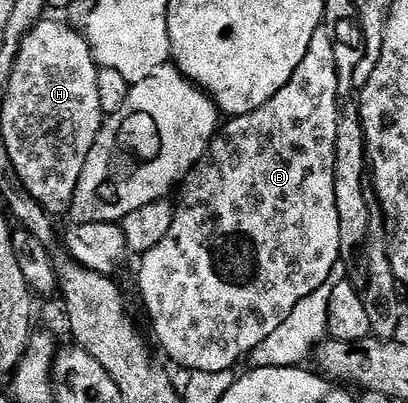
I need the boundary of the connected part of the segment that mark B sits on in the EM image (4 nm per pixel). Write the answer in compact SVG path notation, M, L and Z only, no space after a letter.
M323 25L312 33L312 41L308 45L308 53L304 53L304 61L296 65L296 73L260 109L256 109L247 115L233 116L229 121L221 124L220 130L210 142L210 147L204 153L204 157L186 176L181 184L182 207L175 210L172 229L168 229L168 234L164 236L164 241L156 245L147 255L141 256L138 267L138 291L142 294L142 303L146 306L146 311L150 314L150 323L154 326L154 335L158 338L160 346L166 350L166 355L174 363L179 363L182 367L187 367L187 372L203 370L206 373L217 373L221 370L237 368L237 363L242 358L249 356L260 345L260 341L284 321L300 305L304 297L316 293L320 285L330 283L330 274L334 271L334 266L339 266L340 251L340 224L339 214L336 211L336 192L333 188L334 158L336 157L336 125L338 115L337 105L337 81L336 73L336 53L332 50L332 37L328 29Z

